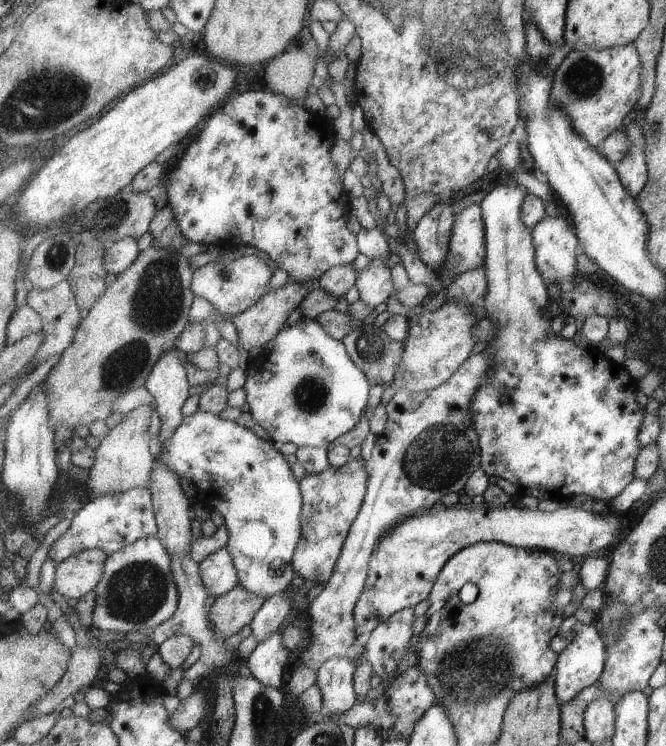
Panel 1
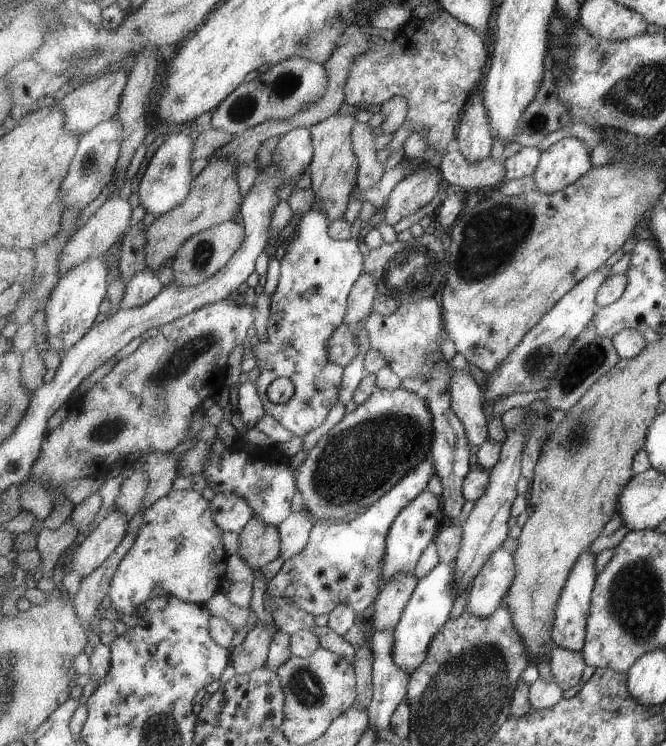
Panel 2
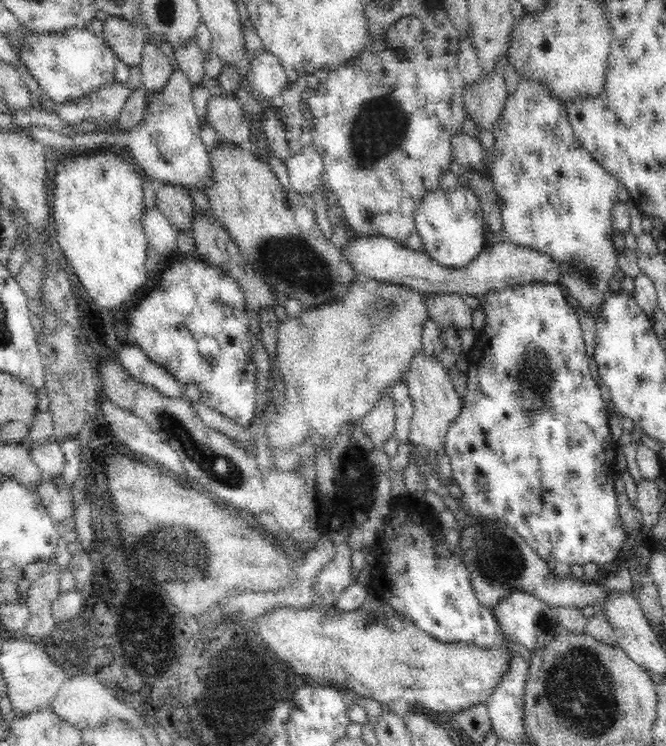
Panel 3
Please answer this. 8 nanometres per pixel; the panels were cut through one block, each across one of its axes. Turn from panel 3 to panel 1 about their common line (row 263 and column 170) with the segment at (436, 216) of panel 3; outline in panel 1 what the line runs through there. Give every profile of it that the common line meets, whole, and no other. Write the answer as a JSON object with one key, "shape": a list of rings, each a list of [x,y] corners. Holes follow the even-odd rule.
{"shape":[[[198,409],[184,419],[169,441],[162,444],[156,458],[180,478],[192,480],[198,493],[204,490],[210,495],[212,510],[221,513],[230,532],[227,548],[238,571],[238,584],[265,599],[291,589],[297,574],[293,566],[294,555],[303,537],[304,499],[298,478],[273,440],[264,440],[245,425]]]}

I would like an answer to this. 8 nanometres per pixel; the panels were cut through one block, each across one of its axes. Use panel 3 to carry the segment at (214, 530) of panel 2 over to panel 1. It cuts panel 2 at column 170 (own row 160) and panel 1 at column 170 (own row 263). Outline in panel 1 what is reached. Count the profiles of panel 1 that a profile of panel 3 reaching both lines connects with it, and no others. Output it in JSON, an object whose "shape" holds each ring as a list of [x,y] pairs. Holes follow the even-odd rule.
{"shape":[[[158,536],[140,539],[109,555],[102,580],[94,592],[97,603],[92,627],[121,634],[152,632],[178,612],[180,602],[172,572],[172,557]]]}

